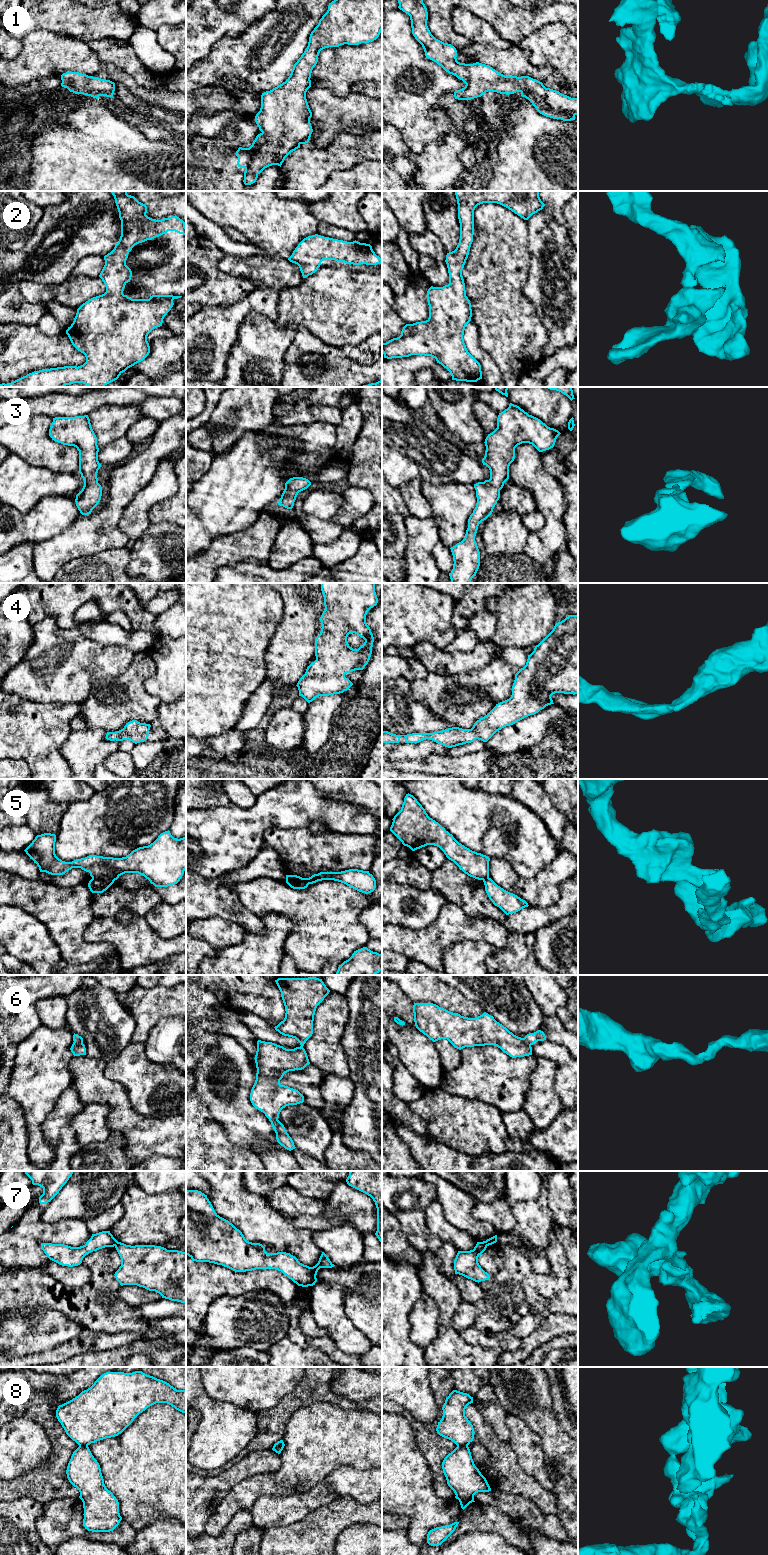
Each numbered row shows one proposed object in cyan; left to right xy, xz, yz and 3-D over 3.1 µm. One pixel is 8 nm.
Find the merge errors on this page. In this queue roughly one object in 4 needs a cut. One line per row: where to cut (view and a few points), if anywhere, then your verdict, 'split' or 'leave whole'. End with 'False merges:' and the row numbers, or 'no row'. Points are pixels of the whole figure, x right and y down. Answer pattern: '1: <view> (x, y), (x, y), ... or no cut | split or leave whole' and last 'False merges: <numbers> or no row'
1: no cut | leave whole
2: no cut | leave whole
3: no cut | leave whole
4: no cut | leave whole
5: xz (286, 881), (303, 881), (308, 884) | split
6: no cut | leave whole
7: xz (311, 1267), (315, 1277) | split
8: yz (457, 1445), (467, 1446) | split
False merges: 5, 7, 8

